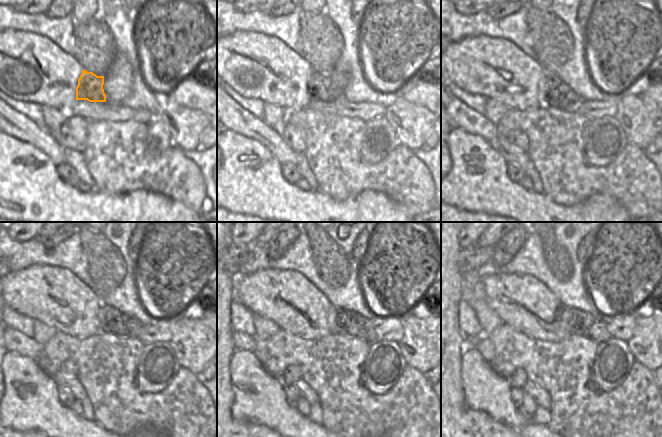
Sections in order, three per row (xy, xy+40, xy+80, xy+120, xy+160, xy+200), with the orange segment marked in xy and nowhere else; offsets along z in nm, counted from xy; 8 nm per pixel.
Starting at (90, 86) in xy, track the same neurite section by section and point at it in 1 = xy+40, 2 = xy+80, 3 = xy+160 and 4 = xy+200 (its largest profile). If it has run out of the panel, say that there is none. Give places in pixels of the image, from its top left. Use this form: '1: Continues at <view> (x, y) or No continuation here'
1: Continues at xy+40 (319, 87)
2: Continues at xy+80 (553, 93)
3: Continues at xy+160 (347, 323)
4: Continues at xy+200 (582, 323)

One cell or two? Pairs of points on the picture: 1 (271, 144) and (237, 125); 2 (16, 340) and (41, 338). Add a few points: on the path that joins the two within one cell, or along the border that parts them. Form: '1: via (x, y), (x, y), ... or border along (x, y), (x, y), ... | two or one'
1: via (263, 136), (255, 128), (245, 125) | one
2: border along (32, 337), (42, 345) | two

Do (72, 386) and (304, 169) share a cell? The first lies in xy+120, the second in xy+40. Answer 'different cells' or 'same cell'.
different cells

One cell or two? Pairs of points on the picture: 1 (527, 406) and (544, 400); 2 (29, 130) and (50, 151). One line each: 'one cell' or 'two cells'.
1: two cells
2: one cell

